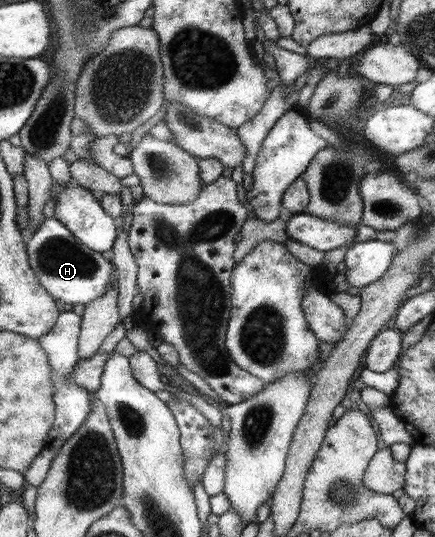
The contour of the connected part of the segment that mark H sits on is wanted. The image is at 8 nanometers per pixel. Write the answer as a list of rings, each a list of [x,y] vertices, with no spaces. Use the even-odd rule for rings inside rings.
[[[45,218],[26,243],[30,268],[39,285],[56,299],[70,305],[85,305],[102,296],[110,286],[115,267],[107,254],[84,246],[58,219]]]

